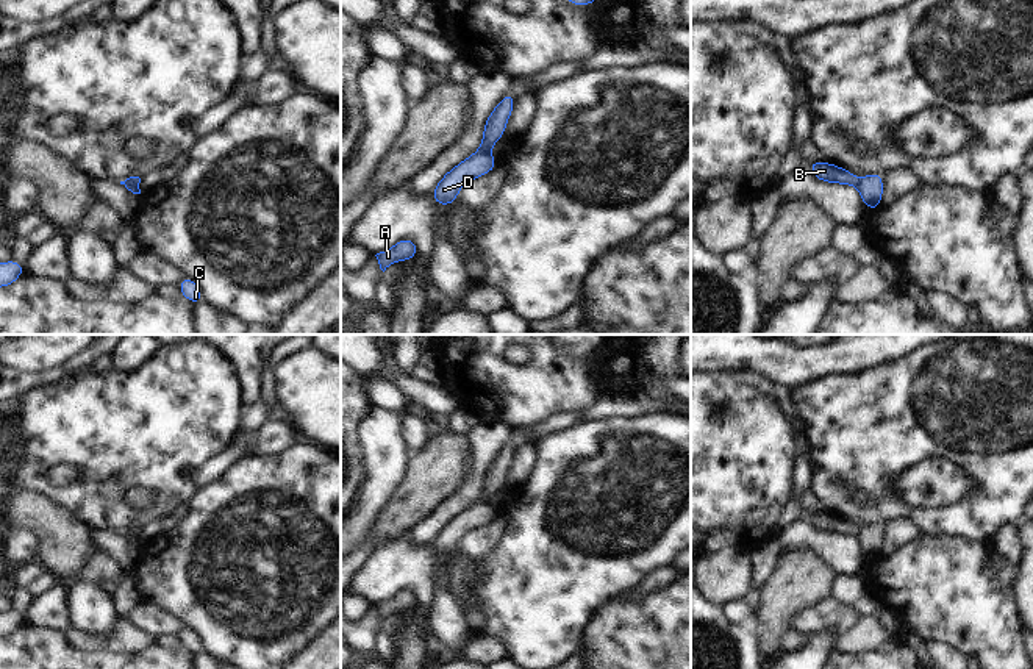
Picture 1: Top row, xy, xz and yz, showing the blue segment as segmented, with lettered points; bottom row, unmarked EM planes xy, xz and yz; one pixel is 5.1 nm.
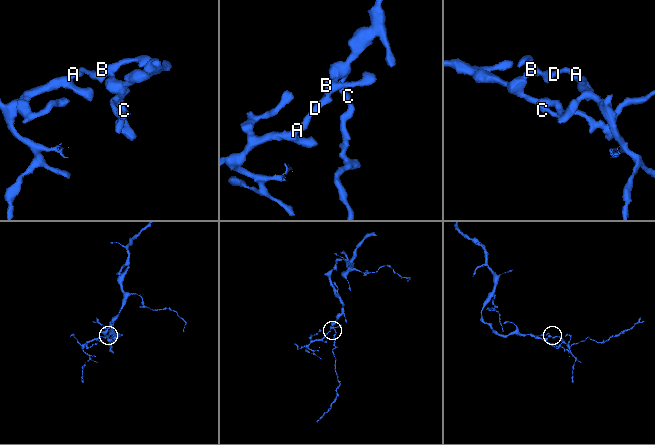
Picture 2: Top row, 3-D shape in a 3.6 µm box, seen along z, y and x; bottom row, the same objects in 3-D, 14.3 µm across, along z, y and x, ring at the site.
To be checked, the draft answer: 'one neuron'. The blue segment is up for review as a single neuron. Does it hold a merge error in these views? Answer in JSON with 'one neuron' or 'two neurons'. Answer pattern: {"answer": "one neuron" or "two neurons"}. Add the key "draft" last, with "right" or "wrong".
{"answer": "two neurons", "draft": "wrong"}

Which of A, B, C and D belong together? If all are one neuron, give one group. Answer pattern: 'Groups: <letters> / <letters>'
Groups: A D / B C

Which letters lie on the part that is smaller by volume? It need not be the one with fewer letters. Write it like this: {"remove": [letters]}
{"remove": ["A", "D"]}

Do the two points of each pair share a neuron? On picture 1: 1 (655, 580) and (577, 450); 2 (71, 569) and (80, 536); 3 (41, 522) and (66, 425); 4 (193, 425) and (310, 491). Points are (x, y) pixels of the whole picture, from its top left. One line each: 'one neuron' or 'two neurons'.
1: two neurons
2: one neuron
3: two neurons
4: two neurons

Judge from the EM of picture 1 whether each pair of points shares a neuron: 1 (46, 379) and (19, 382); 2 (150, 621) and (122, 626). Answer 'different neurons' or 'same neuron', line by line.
1: same neuron
2: different neurons

